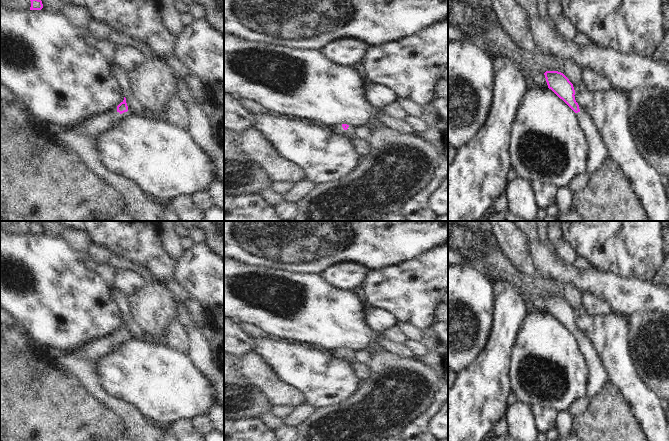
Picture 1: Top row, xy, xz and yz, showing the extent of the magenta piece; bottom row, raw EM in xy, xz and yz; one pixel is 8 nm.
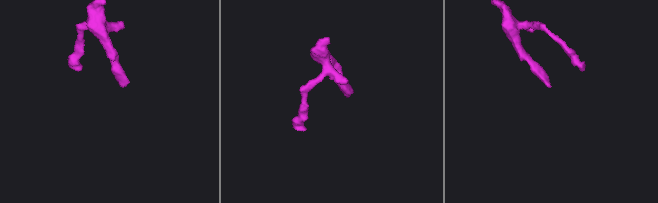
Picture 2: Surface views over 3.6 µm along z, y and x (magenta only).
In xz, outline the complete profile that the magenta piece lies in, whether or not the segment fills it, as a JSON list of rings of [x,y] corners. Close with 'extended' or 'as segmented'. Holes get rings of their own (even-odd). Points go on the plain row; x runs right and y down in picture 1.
[[[342,348],[341,350],[335,350],[335,352],[342,357],[345,361],[350,361],[352,363],[356,363],[356,360],[352,356],[352,350],[349,350],[347,348]]]; extended

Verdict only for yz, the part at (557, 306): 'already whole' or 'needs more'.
needs more

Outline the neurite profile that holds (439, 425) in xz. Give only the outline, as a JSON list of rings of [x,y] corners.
[[[448,402],[431,421],[431,431],[439,438],[448,438]]]

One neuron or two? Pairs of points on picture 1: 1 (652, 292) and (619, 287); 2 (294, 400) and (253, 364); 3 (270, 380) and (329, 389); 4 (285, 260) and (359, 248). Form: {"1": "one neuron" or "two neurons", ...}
{"1": "one neuron", "2": "one neuron", "3": "two neurons", "4": "one neuron"}

